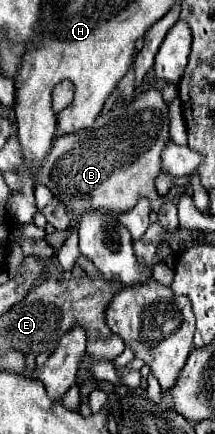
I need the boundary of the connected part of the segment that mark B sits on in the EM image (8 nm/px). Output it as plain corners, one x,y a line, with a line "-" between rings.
148,89
136,99
124,105
116,105
108,113
98,115
96,123
88,129
58,137
52,145
52,161
42,161
34,175
36,185
46,185
54,197
66,205
74,215
84,215
84,211
130,211
140,197
156,197
154,179
160,173
160,153
170,141
170,115
168,105
158,89

